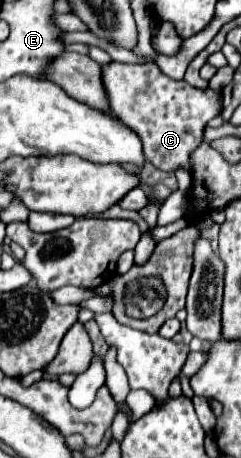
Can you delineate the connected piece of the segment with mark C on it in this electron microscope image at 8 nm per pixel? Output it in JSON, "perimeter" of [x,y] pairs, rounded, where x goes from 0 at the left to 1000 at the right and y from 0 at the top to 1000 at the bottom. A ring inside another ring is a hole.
{"perimeter":[[[456,133],[423,142],[423,186],[456,242],[589,295],[606,347],[672,373],[722,373],[739,365],[780,369],[788,330],[822,321],[855,269],[896,255],[921,234],[905,199],[788,190],[772,177],[722,177],[680,164],[647,138],[531,142]]]}

